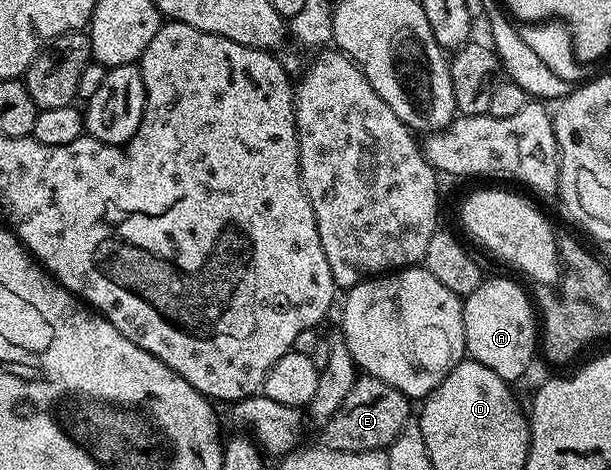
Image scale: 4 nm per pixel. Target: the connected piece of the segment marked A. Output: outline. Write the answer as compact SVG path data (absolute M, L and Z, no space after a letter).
M486 277L480 282L478 286L473 289L471 293L464 299L463 302L463 328L465 329L465 349L467 351L468 357L472 361L483 364L487 368L491 368L491 372L495 372L495 376L499 376L510 384L516 383L516 378L521 378L529 370L529 365L533 362L533 353L538 353L539 350L539 318L533 315L533 306L529 303L529 298L525 295L525 290L517 282L512 282L509 278L489 278Z

